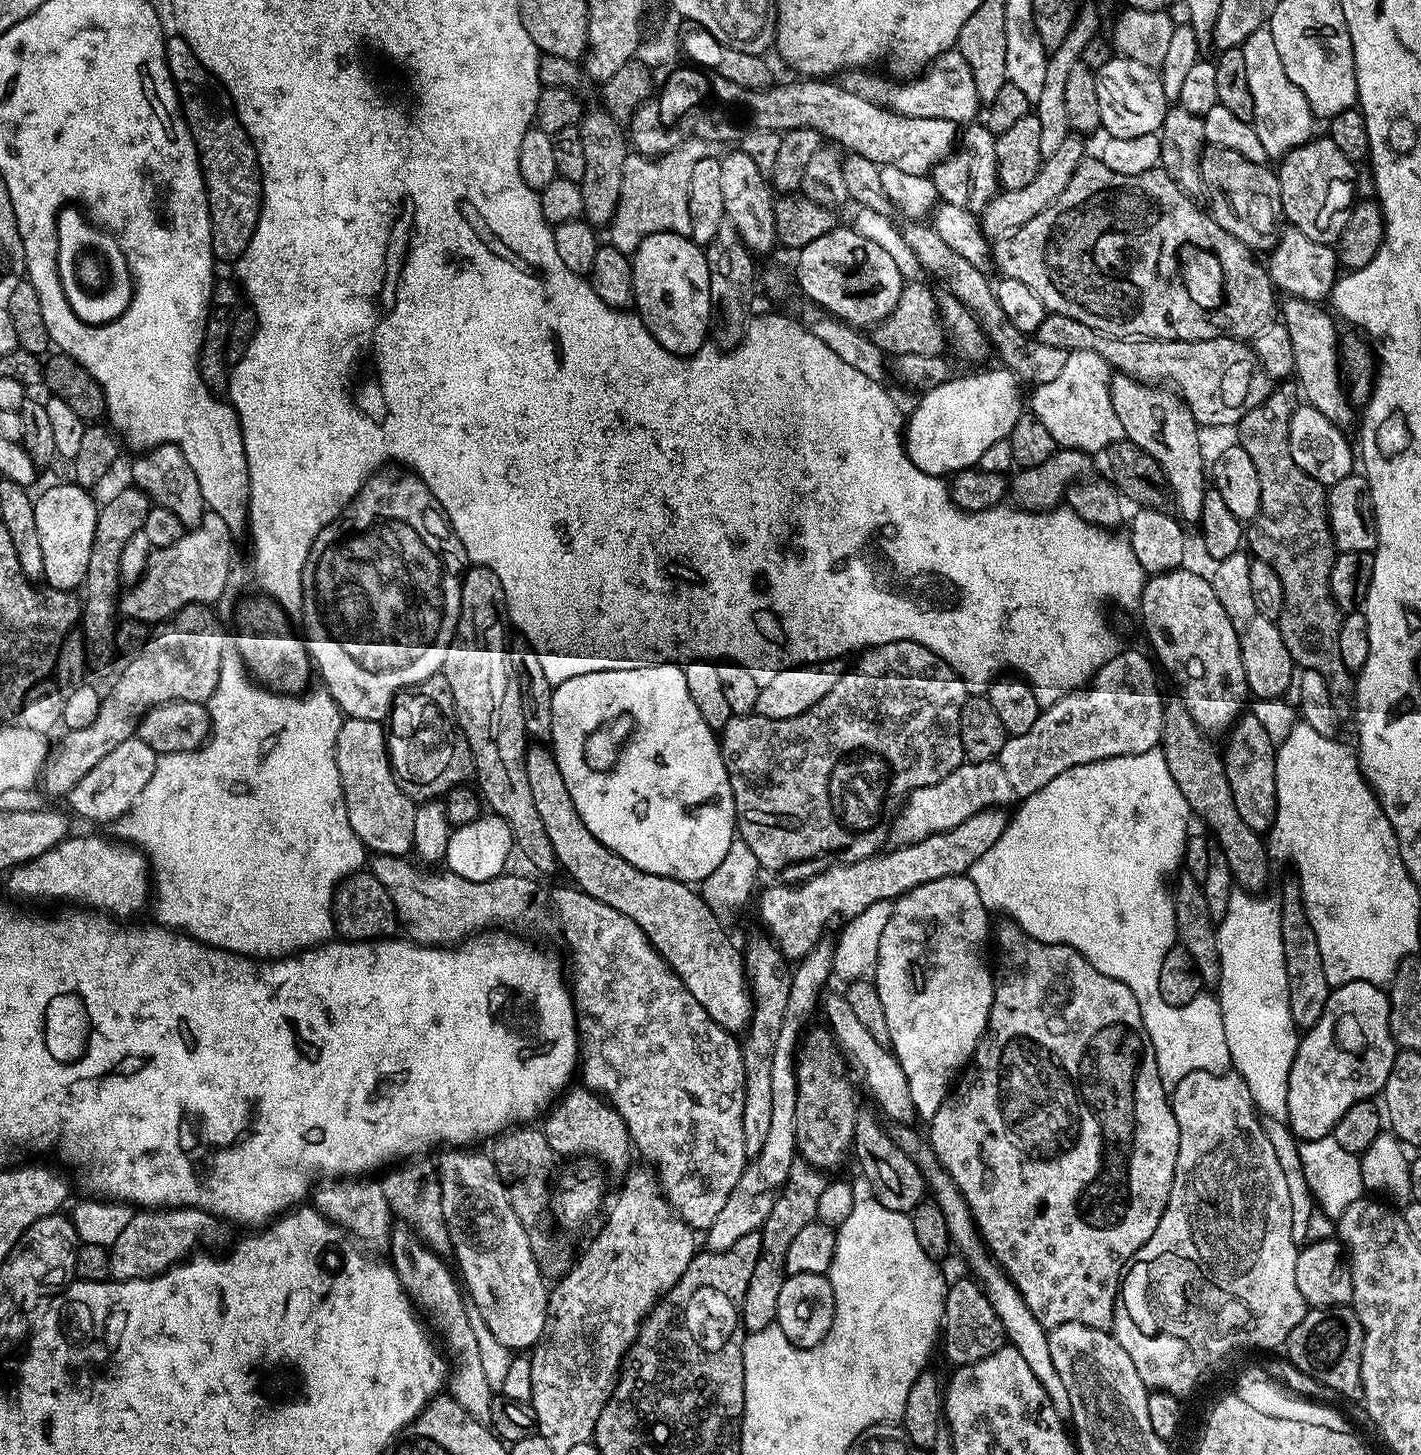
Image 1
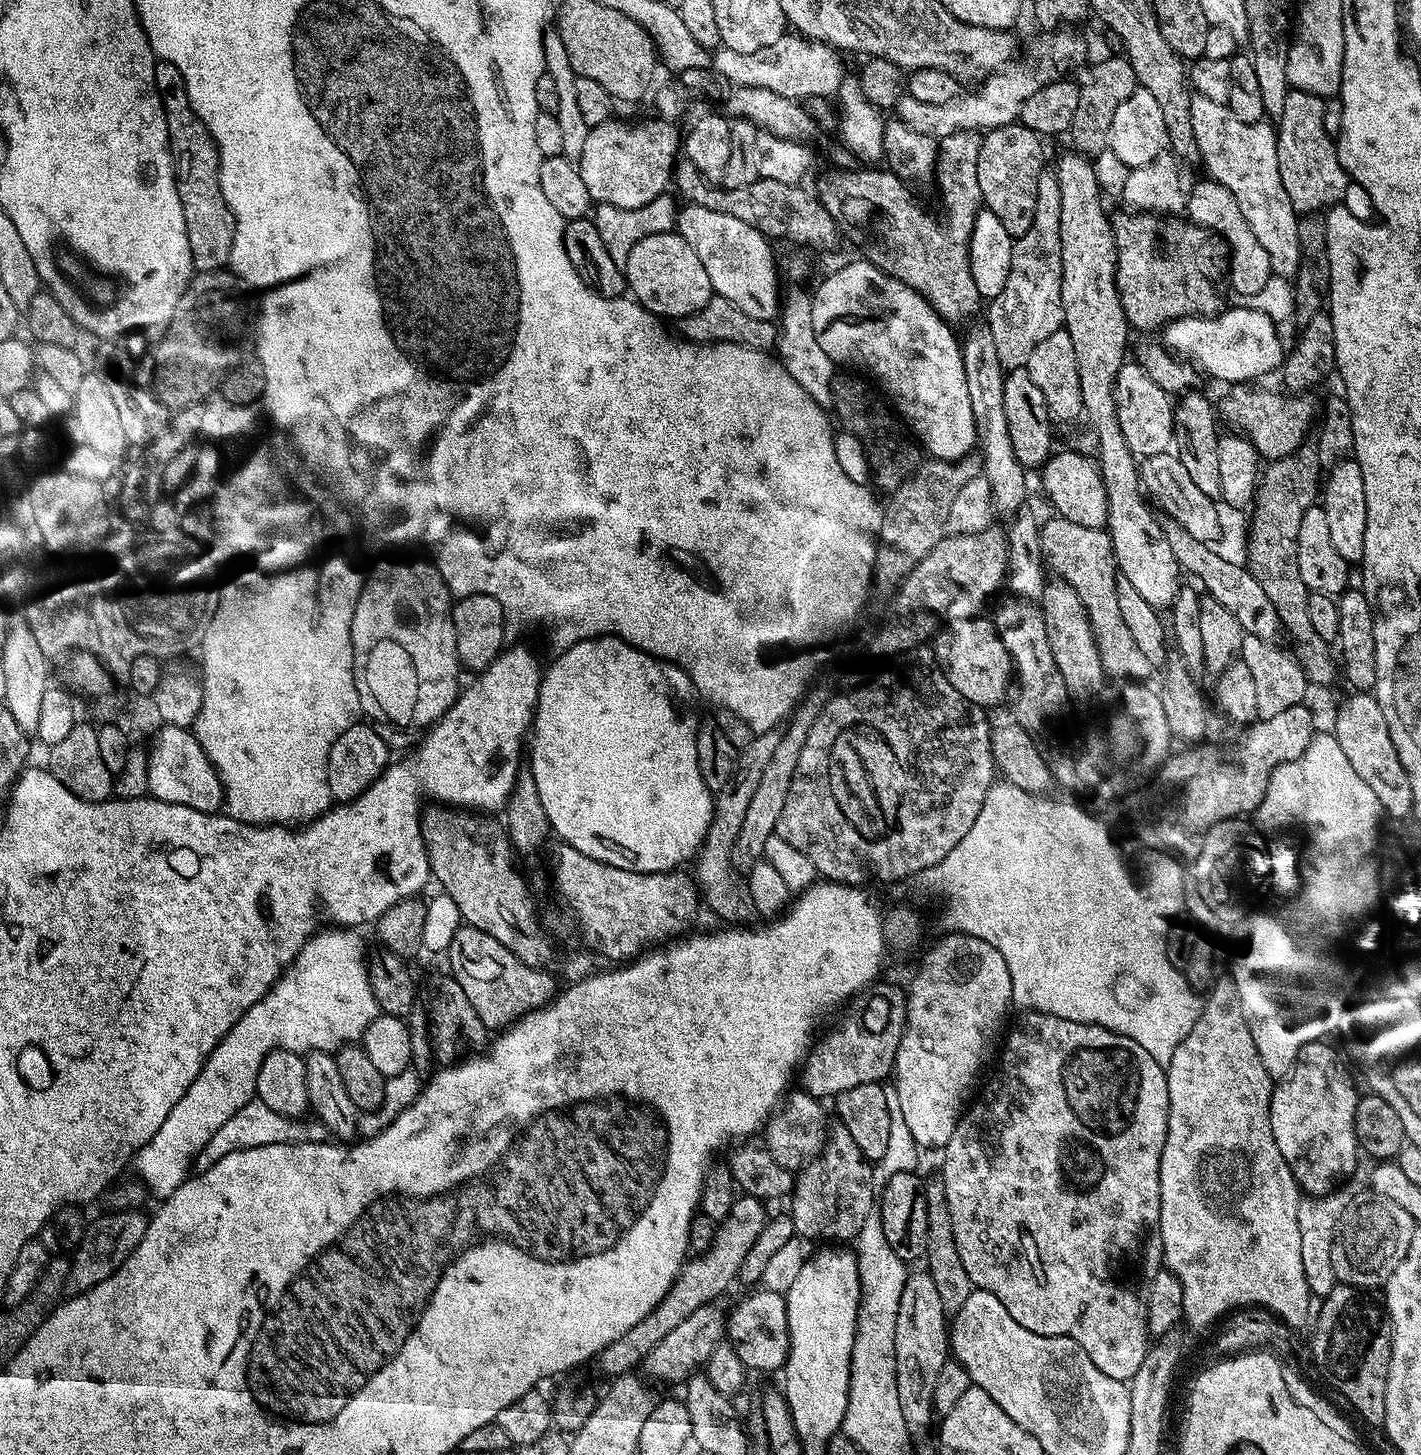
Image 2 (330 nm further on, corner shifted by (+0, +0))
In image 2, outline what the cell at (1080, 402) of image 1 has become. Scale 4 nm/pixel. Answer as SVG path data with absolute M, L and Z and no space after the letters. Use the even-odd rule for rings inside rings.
M1126 362L1118 370L1115 393L1118 426L1133 456L1143 458L1169 451L1174 444L1173 397L1164 392L1162 386L1150 378L1150 374L1146 374L1139 362Z

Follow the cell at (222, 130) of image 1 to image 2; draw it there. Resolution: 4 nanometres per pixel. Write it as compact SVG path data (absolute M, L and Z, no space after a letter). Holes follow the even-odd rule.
M157 60L154 82L166 114L168 149L172 152L172 169L176 175L178 198L186 218L186 238L190 242L190 258L196 272L228 268L232 258L236 219L222 194L220 185L220 150L207 124L198 118L188 97L184 75L174 62Z

